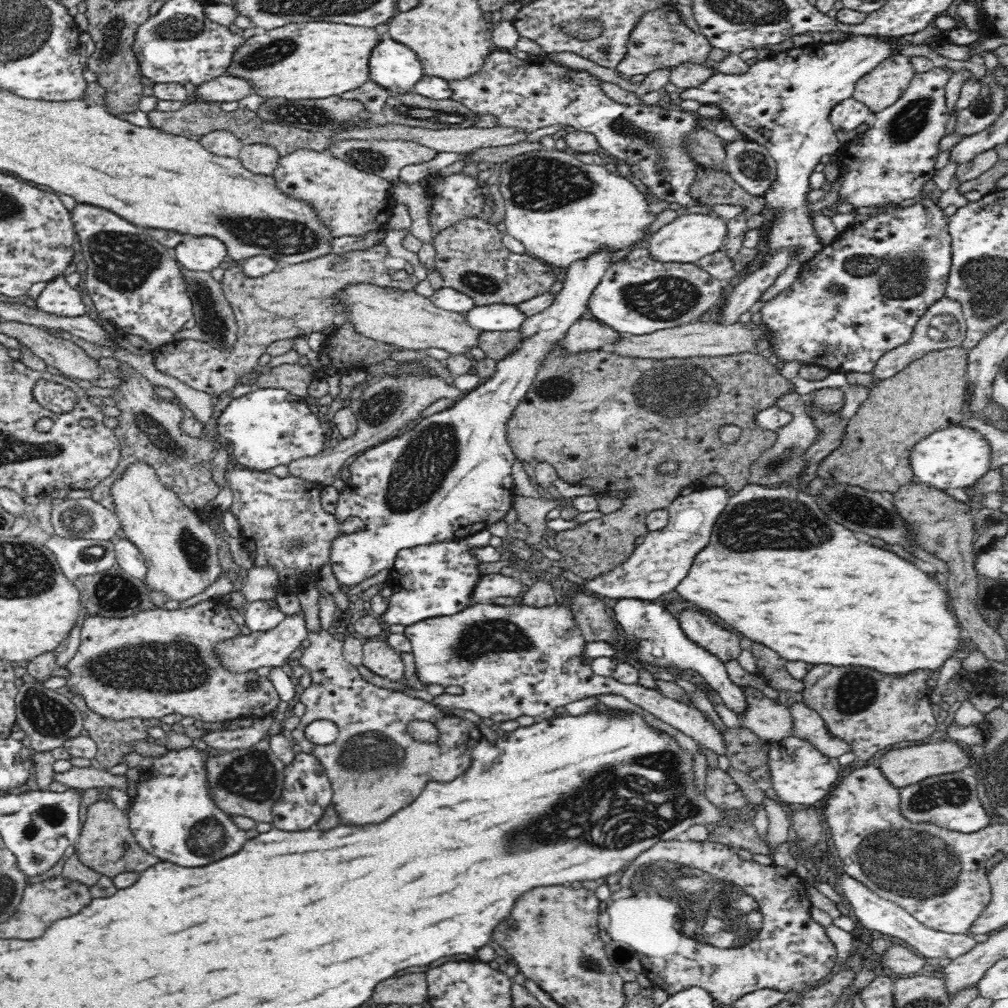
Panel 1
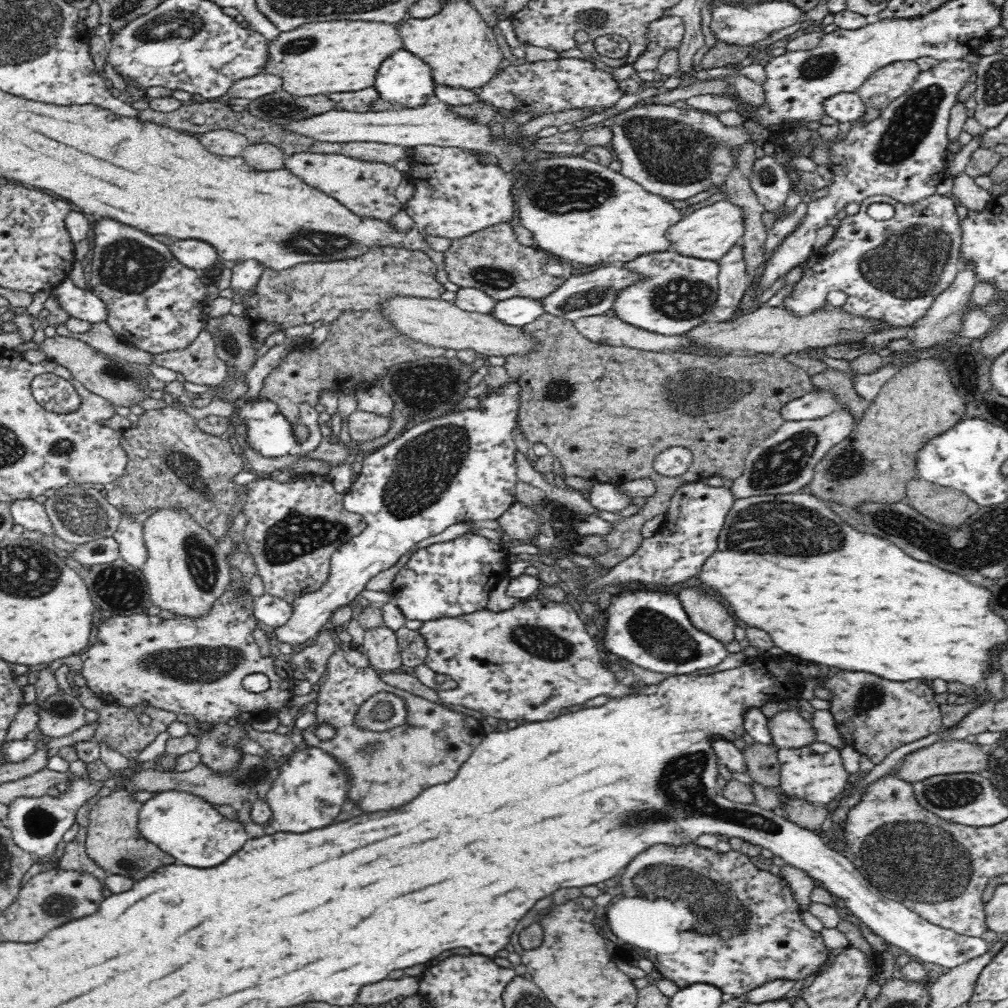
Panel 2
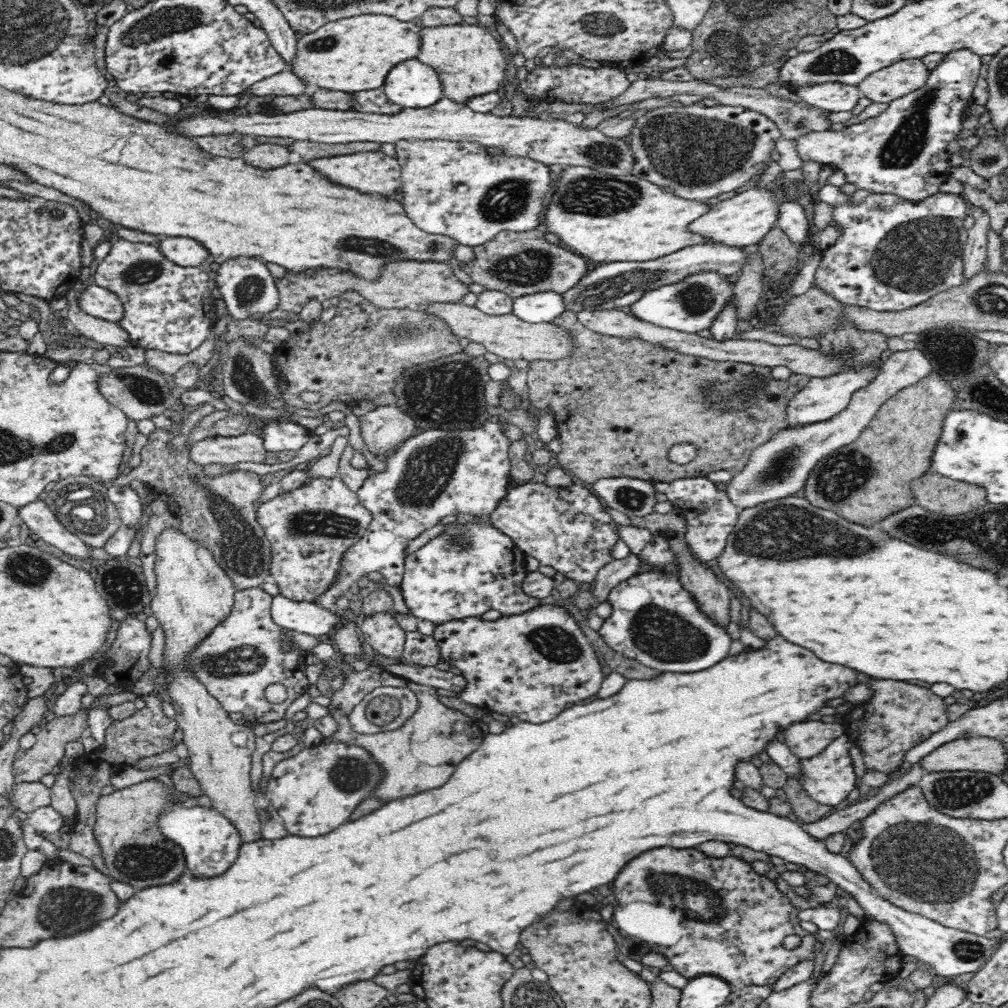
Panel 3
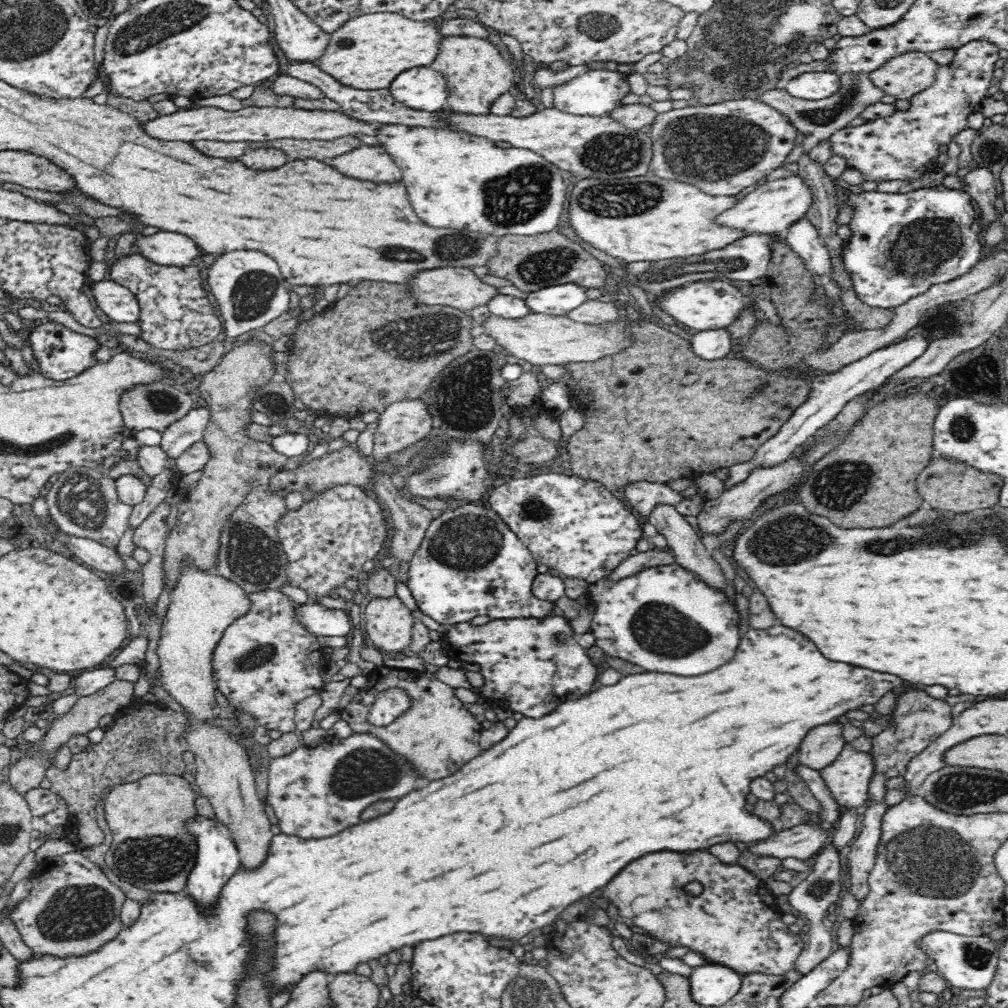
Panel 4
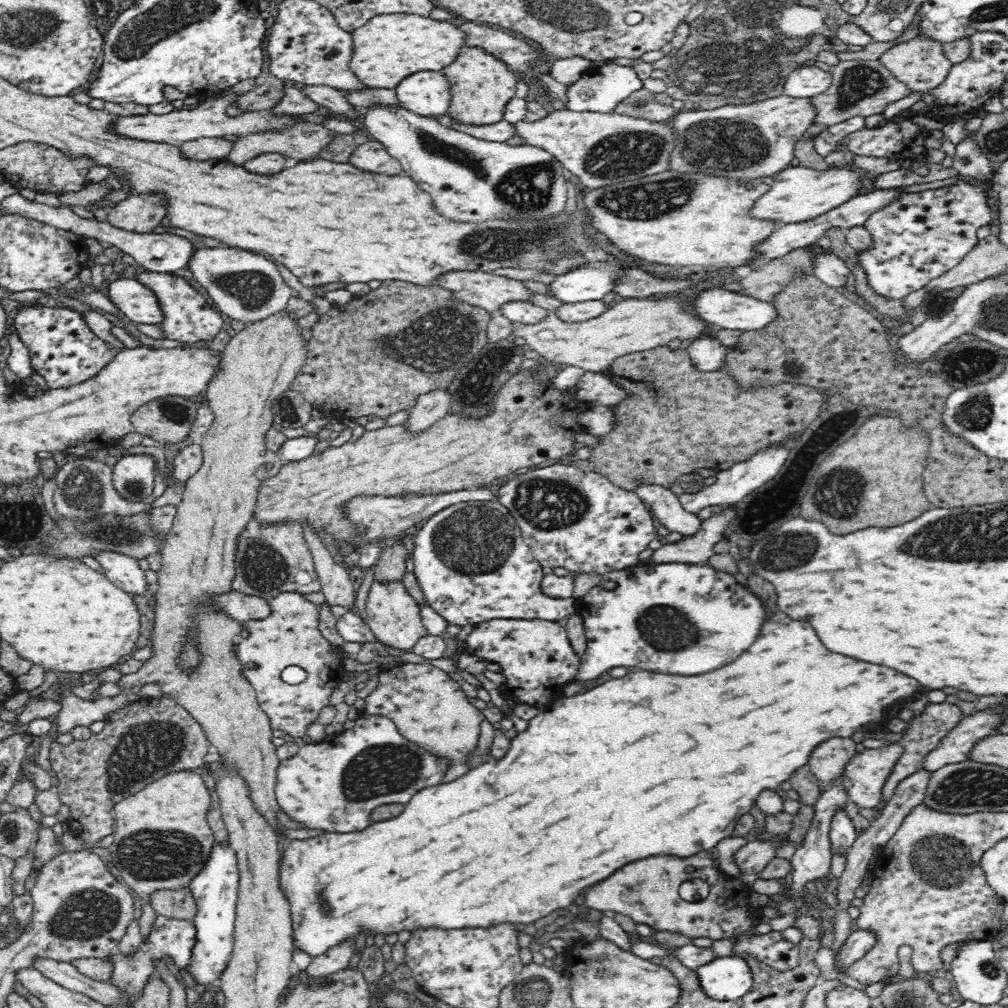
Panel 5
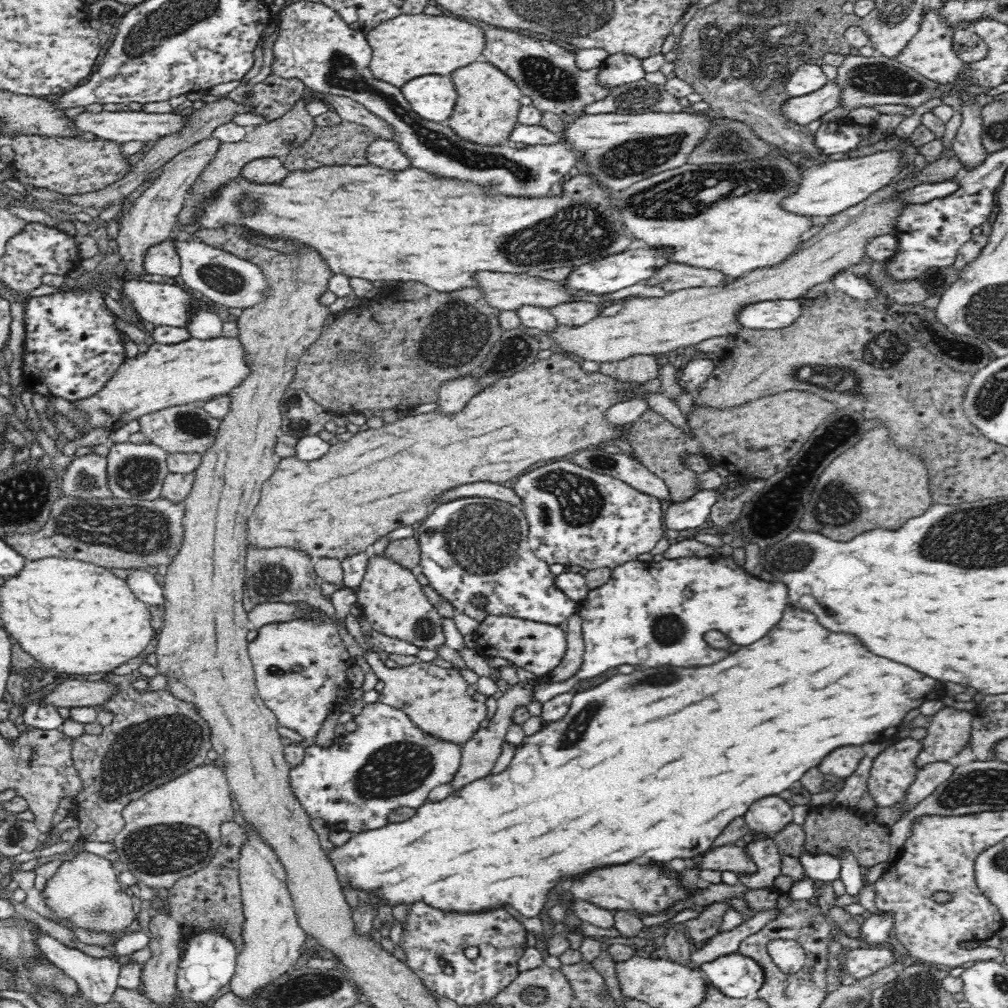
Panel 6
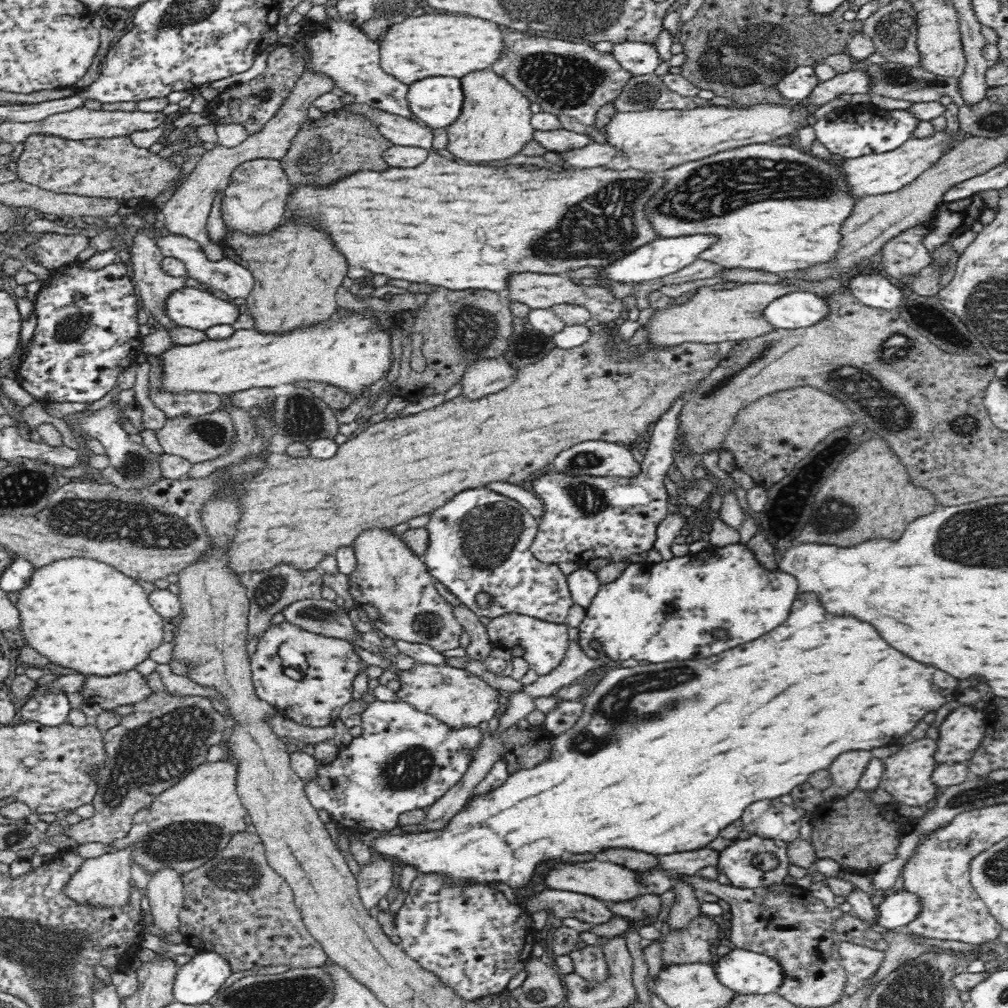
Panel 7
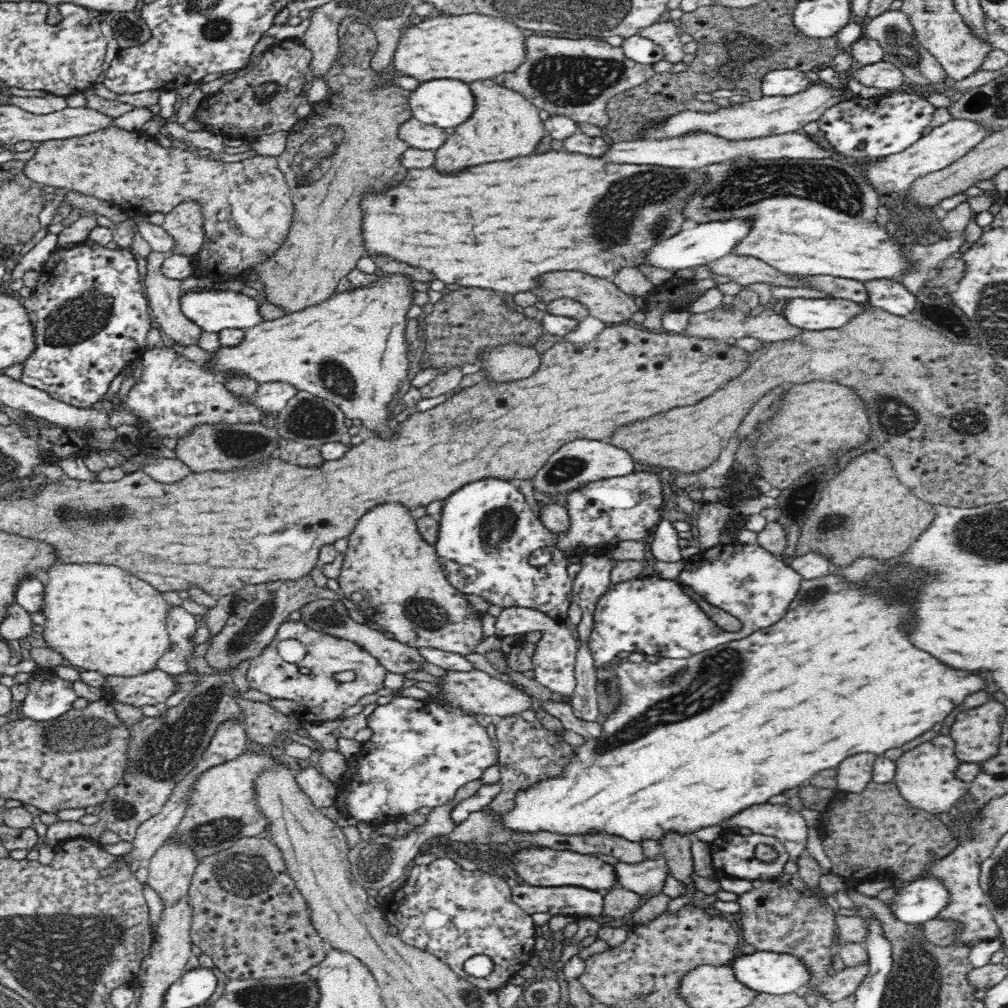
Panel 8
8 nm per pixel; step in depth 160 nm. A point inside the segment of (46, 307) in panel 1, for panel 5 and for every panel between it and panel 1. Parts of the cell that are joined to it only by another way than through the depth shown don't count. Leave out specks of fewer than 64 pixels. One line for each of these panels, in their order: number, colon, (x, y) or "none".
2: (84, 304)
3: (96, 300)
4: (118, 302)
5: (137, 301)

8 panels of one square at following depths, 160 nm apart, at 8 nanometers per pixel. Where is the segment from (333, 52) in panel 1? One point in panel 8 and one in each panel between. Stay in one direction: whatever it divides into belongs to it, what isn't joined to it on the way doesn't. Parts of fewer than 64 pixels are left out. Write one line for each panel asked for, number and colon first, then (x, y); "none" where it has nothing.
2: (338, 56)
3: (354, 54)
4: (368, 52)
5: (390, 47)
6: (410, 46)
7: (432, 44)
8: (470, 47)

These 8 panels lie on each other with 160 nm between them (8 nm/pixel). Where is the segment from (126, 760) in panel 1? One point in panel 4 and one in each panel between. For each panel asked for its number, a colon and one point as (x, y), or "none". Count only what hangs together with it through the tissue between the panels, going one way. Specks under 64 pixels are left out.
2: (188, 827)
3: (211, 843)
4: (218, 861)

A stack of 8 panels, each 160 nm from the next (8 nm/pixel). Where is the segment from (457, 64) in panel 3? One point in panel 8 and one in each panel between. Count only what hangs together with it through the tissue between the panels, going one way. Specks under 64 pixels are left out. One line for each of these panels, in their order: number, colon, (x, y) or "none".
4: (477, 75)
5: (482, 87)
6: (488, 101)
7: (494, 125)
8: (505, 125)

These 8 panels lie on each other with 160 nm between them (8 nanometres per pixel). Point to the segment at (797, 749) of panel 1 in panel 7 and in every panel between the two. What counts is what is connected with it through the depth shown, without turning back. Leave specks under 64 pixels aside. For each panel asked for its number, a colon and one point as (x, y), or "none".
2: (815, 773)
3: (829, 777)
4: (848, 777)
5: (866, 775)
6: (894, 770)
7: (908, 778)

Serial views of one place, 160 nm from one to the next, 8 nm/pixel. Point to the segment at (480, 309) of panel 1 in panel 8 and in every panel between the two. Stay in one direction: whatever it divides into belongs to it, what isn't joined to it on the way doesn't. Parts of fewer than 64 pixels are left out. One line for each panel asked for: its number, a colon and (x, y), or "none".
2: (520, 311)
3: (546, 306)
4: (559, 299)
5: (591, 280)
6: (638, 265)
7: (665, 255)
8: (710, 241)

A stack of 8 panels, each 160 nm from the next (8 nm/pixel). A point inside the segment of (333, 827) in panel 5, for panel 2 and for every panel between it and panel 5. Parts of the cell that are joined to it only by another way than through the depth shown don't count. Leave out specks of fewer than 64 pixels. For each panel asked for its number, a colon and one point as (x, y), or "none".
2: (311, 787)
3: (315, 791)
4: (315, 792)

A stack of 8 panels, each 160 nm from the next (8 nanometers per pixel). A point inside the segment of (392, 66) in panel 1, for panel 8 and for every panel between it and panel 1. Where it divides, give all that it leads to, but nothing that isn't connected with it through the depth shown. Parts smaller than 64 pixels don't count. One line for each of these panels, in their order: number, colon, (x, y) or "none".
2: (405, 78)
3: (412, 85)
4: (425, 89)
5: (427, 93)
6: (433, 97)
7: (436, 101)
8: (444, 103)

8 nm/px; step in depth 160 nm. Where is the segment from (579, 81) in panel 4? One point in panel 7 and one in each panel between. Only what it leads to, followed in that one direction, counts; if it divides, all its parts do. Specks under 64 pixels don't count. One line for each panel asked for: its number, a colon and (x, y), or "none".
5: (600, 88)
6: (620, 68)
7: (641, 58)

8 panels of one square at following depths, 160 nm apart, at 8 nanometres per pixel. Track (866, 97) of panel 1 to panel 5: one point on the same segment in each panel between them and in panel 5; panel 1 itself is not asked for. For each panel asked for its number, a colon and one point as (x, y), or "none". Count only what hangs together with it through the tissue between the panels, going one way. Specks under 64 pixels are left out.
2: (882, 87)
3: (903, 77)
4: (902, 76)
5: (921, 62)

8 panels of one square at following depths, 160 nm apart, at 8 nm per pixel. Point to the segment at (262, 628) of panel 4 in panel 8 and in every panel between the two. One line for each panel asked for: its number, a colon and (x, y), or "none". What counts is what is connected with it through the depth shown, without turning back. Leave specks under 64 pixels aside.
5: (290, 636)
6: (302, 701)
7: (316, 700)
8: (324, 698)

